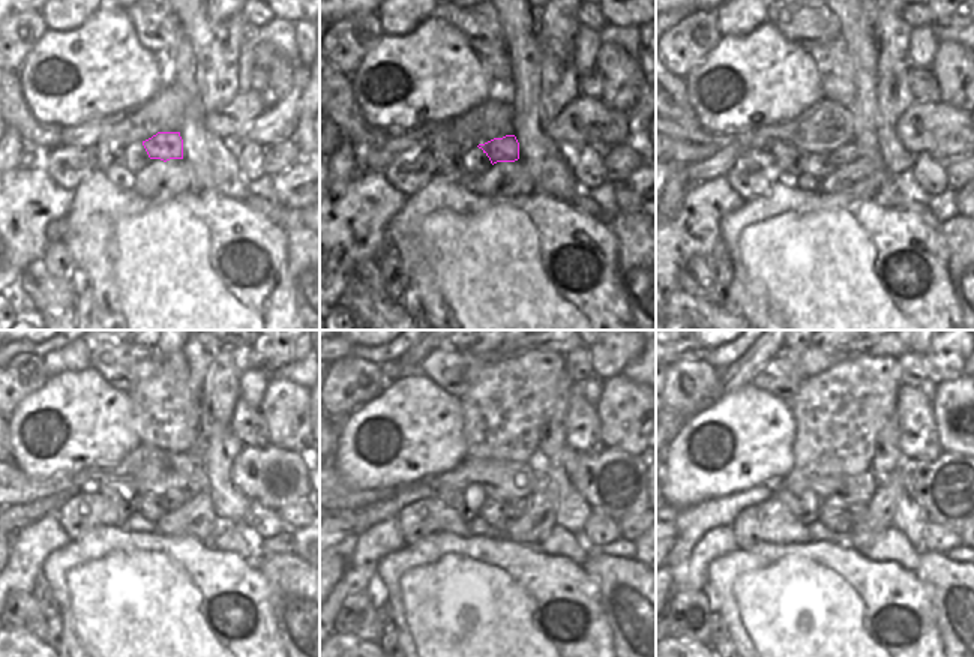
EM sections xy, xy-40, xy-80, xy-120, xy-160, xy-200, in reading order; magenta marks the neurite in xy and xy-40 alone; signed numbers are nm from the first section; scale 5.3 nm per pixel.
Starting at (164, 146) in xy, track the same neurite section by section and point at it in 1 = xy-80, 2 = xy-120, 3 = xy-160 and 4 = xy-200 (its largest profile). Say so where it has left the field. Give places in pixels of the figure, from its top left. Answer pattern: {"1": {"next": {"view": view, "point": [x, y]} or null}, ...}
{"1": {"next": {"view": "xy-80", "point": [847, 153]}}, "2": {"next": {"view": "xy-120", "point": [174, 497]}}, "3": {"next": {"view": "xy-160", "point": [515, 509]}}, "4": {"next": {"view": "xy-200", "point": [857, 512]}}}

